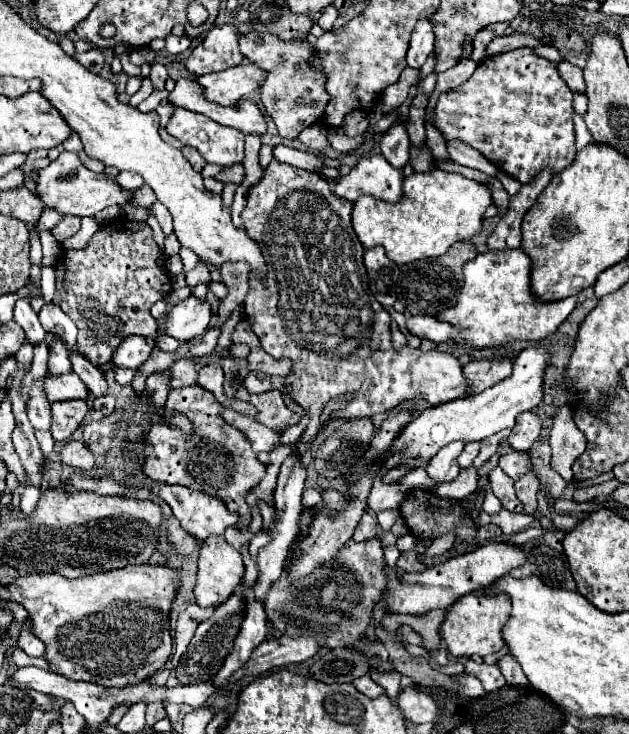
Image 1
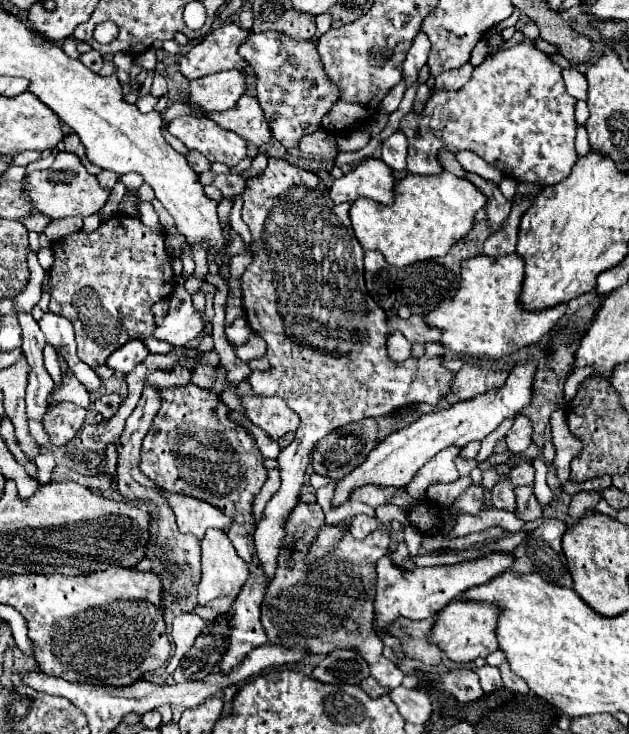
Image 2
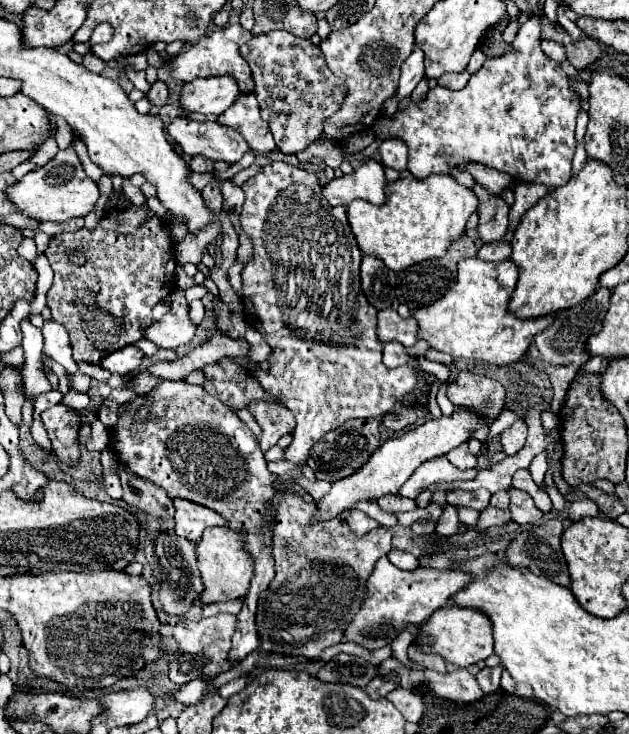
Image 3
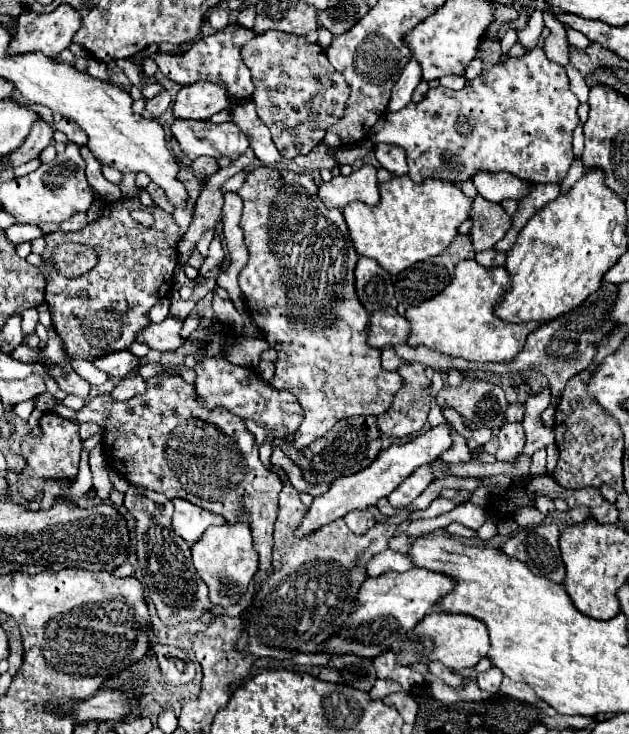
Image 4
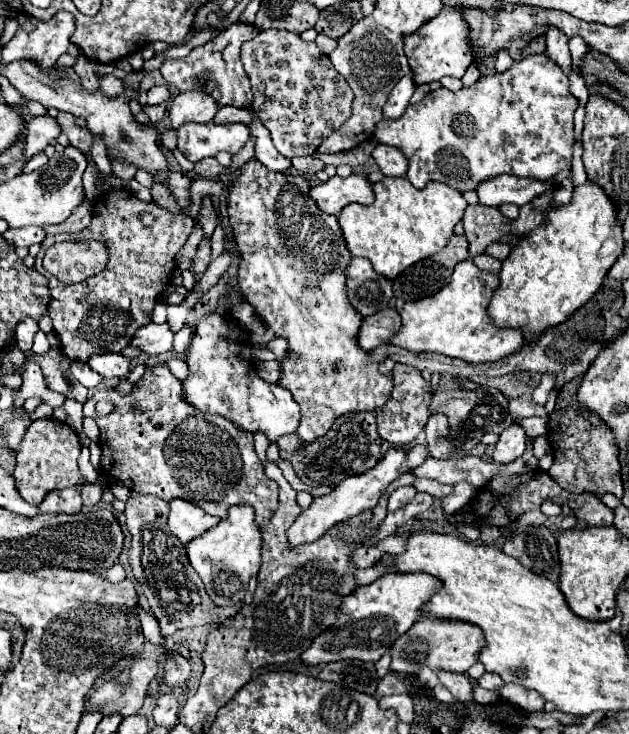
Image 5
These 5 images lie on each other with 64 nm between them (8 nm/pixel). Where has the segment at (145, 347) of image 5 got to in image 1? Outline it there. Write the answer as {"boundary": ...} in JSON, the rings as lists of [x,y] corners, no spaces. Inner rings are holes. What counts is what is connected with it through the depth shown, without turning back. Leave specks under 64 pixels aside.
{"boundary":[[[190,294],[186,300],[178,302],[172,308],[170,320],[166,324],[166,334],[178,340],[190,340],[194,336],[202,336],[208,328],[210,318],[212,318],[210,302],[206,298],[202,300]]]}

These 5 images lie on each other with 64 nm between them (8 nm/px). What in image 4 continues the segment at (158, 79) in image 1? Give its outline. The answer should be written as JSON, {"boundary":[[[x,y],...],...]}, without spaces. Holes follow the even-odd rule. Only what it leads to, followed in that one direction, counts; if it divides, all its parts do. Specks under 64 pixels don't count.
{"boundary":[[[162,90],[162,92],[156,94],[152,100],[148,100],[146,110],[150,110],[152,116],[160,116],[160,114],[170,106],[170,102],[172,102],[172,98],[170,98],[168,90]]]}

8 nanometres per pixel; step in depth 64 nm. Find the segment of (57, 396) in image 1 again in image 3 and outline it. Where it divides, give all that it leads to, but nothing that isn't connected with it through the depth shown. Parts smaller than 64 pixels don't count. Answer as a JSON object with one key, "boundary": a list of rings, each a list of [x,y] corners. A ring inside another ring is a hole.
{"boundary":[[[70,388],[68,394],[62,398],[62,402],[64,402],[66,406],[72,406],[72,408],[76,408],[78,412],[82,412],[82,410],[86,410],[86,408],[90,406],[90,396],[84,394],[84,392],[78,392],[78,390],[74,390],[74,388]]]}

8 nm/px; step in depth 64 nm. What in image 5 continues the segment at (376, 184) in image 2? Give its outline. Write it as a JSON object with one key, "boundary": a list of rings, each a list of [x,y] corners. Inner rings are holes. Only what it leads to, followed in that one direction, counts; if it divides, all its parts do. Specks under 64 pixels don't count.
{"boundary":[[[366,172],[350,174],[348,178],[334,176],[324,184],[312,188],[312,198],[318,202],[320,210],[326,214],[338,214],[344,206],[358,202],[358,204],[372,204],[372,182],[368,180]]]}

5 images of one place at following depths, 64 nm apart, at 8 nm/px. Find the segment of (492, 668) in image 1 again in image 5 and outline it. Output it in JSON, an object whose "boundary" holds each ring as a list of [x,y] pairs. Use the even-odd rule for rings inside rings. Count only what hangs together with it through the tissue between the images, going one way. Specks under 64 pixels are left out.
{"boundary":[[[488,672],[484,676],[480,676],[476,682],[478,682],[478,686],[482,686],[486,690],[500,690],[500,686],[504,684],[498,674],[488,674]]]}

